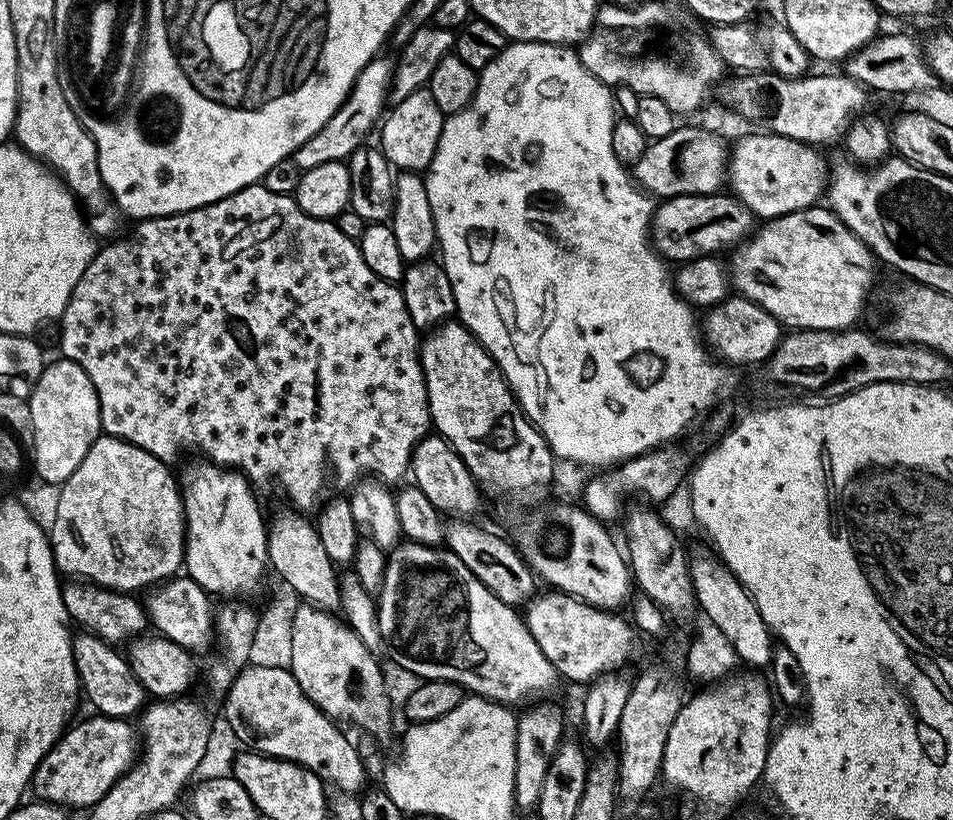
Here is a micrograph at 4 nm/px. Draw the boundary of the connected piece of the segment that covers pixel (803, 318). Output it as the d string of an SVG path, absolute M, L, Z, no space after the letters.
M813 206L803 208L797 212L791 212L785 216L775 216L772 220L765 220L753 231L752 235L744 241L743 244L737 244L731 253L732 264L730 260L730 284L739 295L744 296L750 302L754 302L758 306L762 306L762 310L766 310L770 314L774 314L774 318L788 330L830 330L831 332L841 332L844 328L853 327L857 323L856 319L864 312L864 303L868 300L868 291L872 288L872 283L876 280L876 268L878 269L878 261L872 255L870 249L860 241L851 230L849 230L843 222L836 217L831 207Z

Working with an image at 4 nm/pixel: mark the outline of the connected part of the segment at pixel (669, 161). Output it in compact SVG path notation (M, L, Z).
M677 126L666 138L649 143L634 166L634 179L653 198L711 196L725 187L729 155L729 145L724 145L718 133L708 128Z

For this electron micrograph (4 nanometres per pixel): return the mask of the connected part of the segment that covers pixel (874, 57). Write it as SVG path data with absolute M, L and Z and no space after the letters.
M877 35L876 39L862 46L853 56L843 61L843 75L850 77L851 80L873 93L876 91L903 94L912 91L927 91L928 88L937 87L937 78L924 60L921 41L916 41L912 36L884 35Z

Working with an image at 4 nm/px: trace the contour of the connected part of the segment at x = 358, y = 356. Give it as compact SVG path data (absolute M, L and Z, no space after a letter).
M260 182L213 204L169 216L152 216L135 227L129 236L121 235L97 251L58 321L59 355L82 366L86 378L94 382L103 435L130 442L169 466L175 465L175 460L189 448L213 464L243 472L253 486L277 480L300 510L319 505L320 495L331 484L348 490L365 477L376 477L388 486L396 486L403 476L409 475L414 450L432 428L426 378L420 365L422 336L406 310L399 287L393 281L378 278L366 266L357 241L346 238L335 222L306 214L292 196L274 194Z

